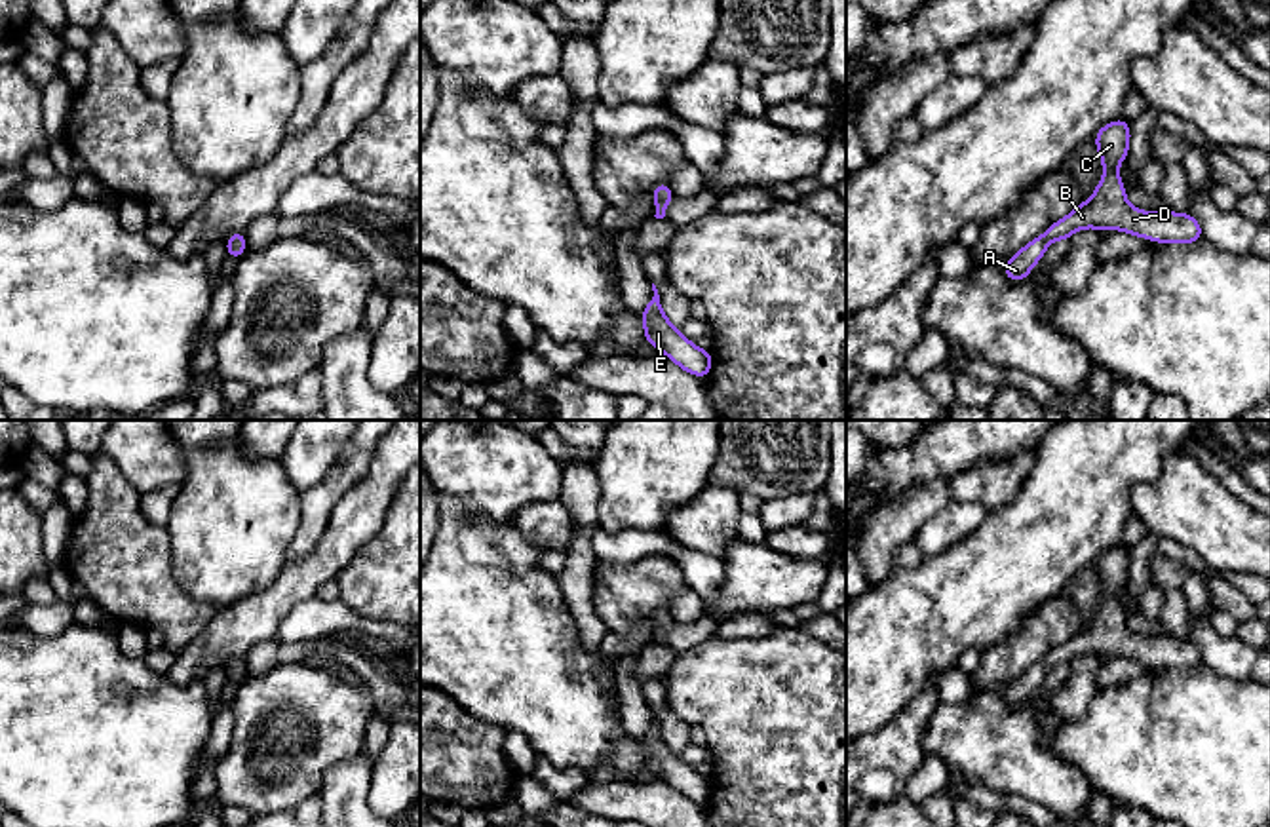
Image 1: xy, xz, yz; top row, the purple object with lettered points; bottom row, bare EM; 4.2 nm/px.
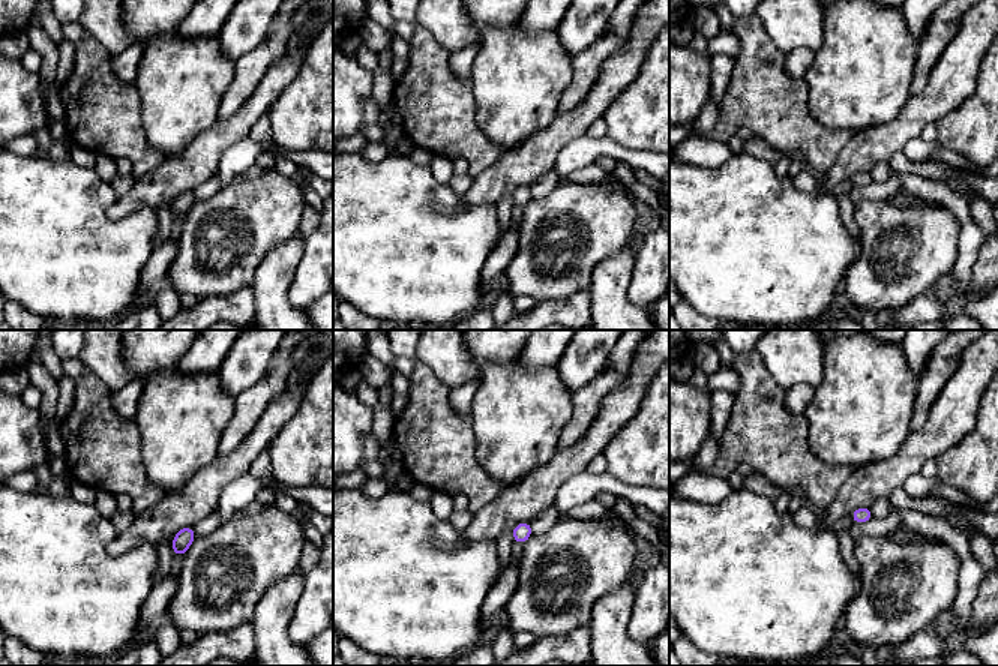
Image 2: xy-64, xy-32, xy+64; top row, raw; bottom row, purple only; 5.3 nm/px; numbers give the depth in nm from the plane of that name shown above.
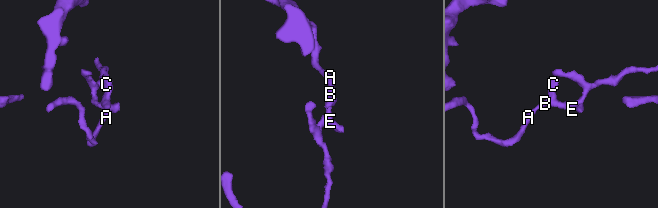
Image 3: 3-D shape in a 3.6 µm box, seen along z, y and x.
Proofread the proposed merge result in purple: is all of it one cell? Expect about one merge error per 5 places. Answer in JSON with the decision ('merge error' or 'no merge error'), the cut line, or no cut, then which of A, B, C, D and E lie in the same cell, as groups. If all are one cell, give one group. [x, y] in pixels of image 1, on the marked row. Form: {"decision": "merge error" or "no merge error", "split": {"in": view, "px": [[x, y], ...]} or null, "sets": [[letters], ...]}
{"decision": "no merge error", "split": null, "sets": [["A", "B", "C", "D", "E"]]}

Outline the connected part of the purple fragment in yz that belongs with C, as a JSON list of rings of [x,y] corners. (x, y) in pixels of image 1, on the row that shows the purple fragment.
[[[1124,118],[1110,122],[1093,137],[1105,167],[1105,175],[1093,196],[1004,262],[1010,281],[1025,279],[1032,266],[1046,255],[1051,241],[1070,240],[1080,228],[1099,228],[1103,232],[1114,228],[1158,243],[1194,243],[1203,238],[1202,224],[1190,213],[1145,213],[1127,203],[1126,186],[1116,169],[1129,150],[1129,122]]]

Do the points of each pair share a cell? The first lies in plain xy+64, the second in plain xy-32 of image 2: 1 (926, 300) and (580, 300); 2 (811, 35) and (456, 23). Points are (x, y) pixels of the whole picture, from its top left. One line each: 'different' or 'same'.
1: same
2: same

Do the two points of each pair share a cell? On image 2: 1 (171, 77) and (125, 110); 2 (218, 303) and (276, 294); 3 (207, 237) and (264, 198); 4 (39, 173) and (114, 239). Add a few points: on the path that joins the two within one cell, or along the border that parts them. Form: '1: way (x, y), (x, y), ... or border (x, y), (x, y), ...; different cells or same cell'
1: border (132, 83), (138, 95), (138, 114), (146, 134); different cells
2: border (251, 285), (255, 314); different cells
3: way (221, 237), (225, 237), (251, 212); same cell
4: way (57, 191), (96, 230); same cell

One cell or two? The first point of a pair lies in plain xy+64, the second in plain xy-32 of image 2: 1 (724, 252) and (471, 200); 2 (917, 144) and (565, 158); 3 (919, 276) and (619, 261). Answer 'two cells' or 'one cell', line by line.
1: two cells
2: one cell
3: two cells

